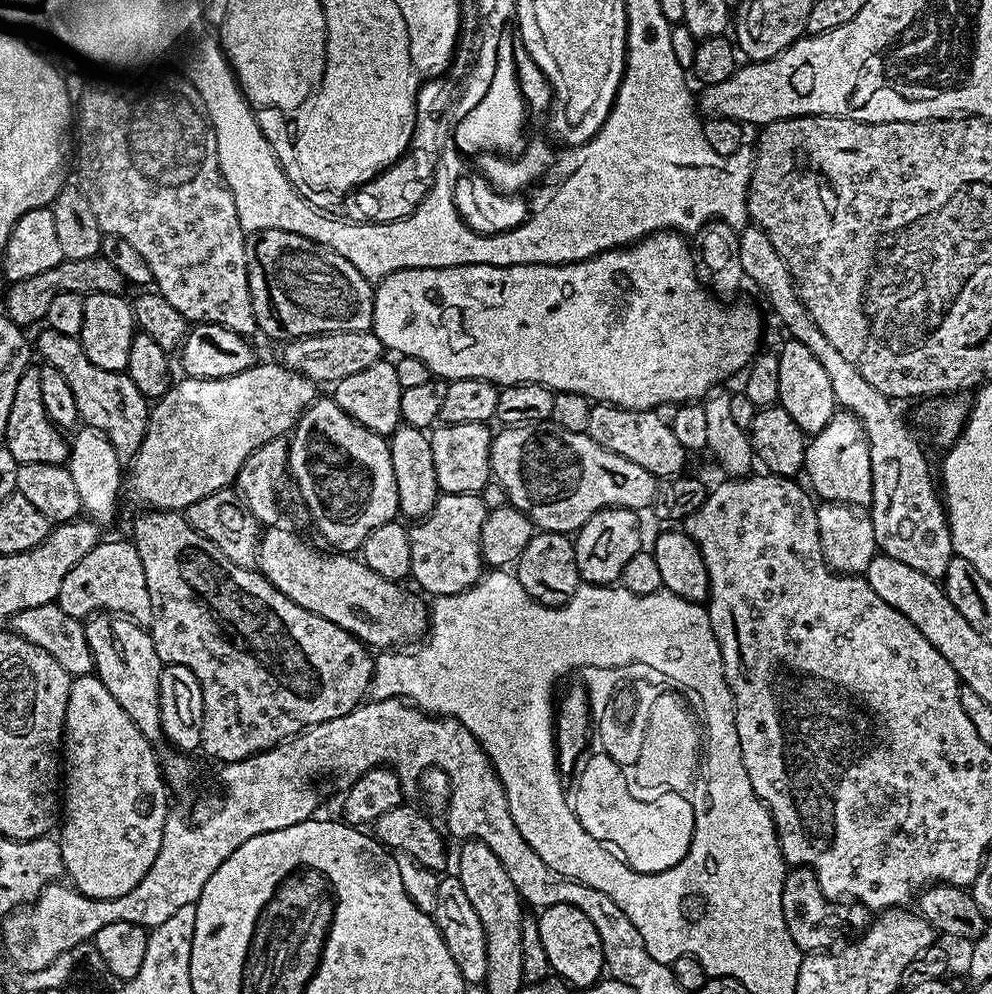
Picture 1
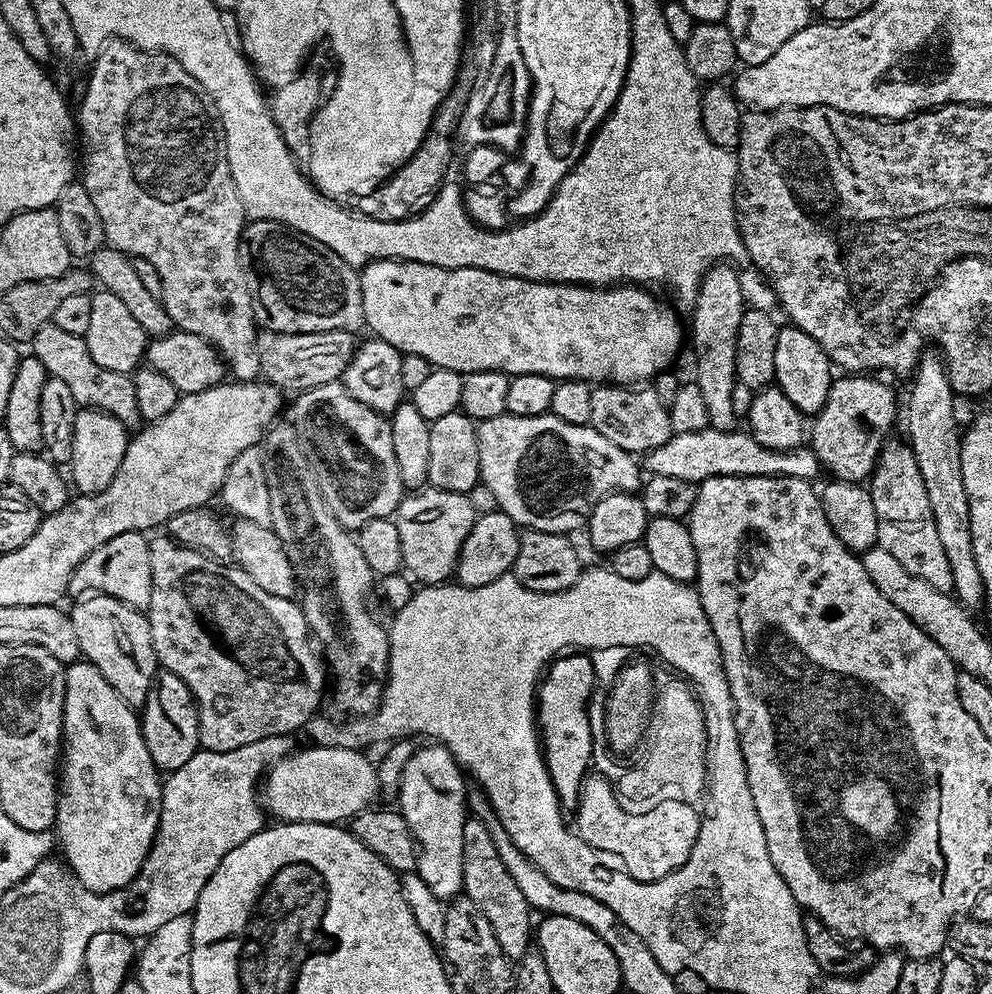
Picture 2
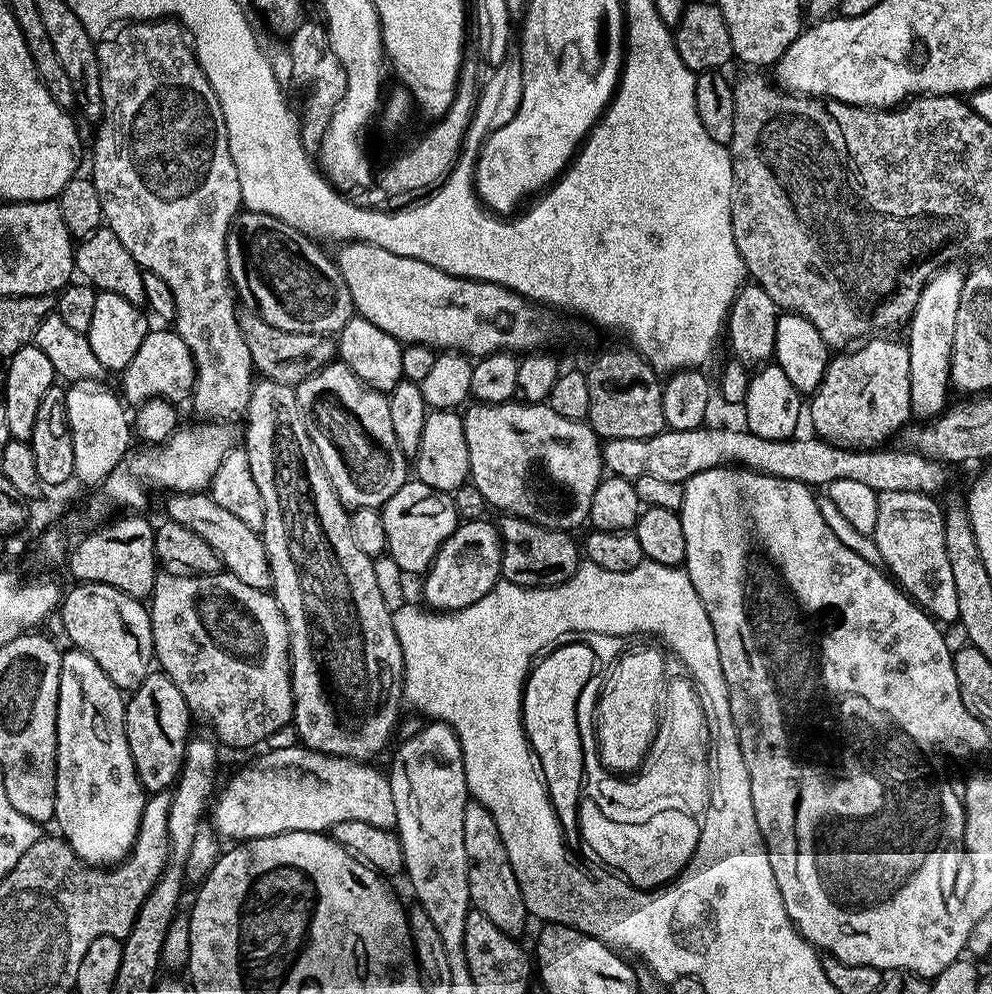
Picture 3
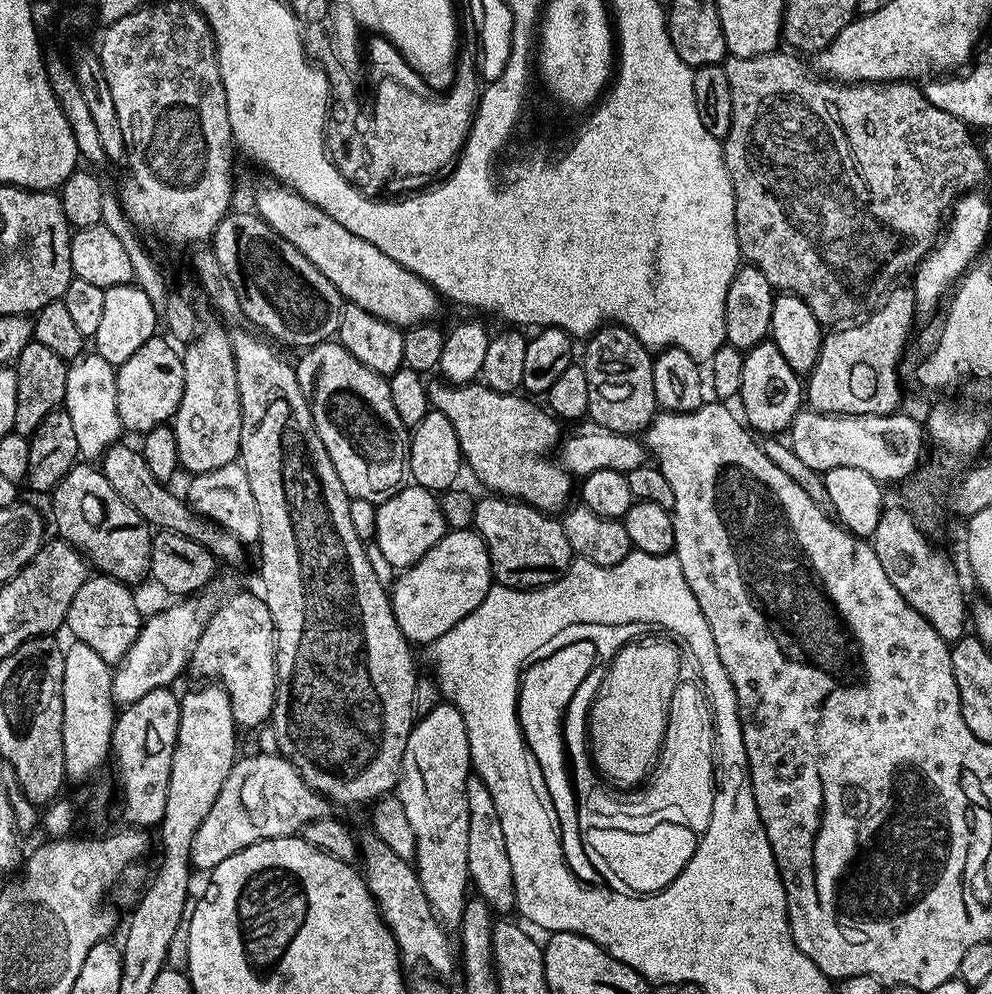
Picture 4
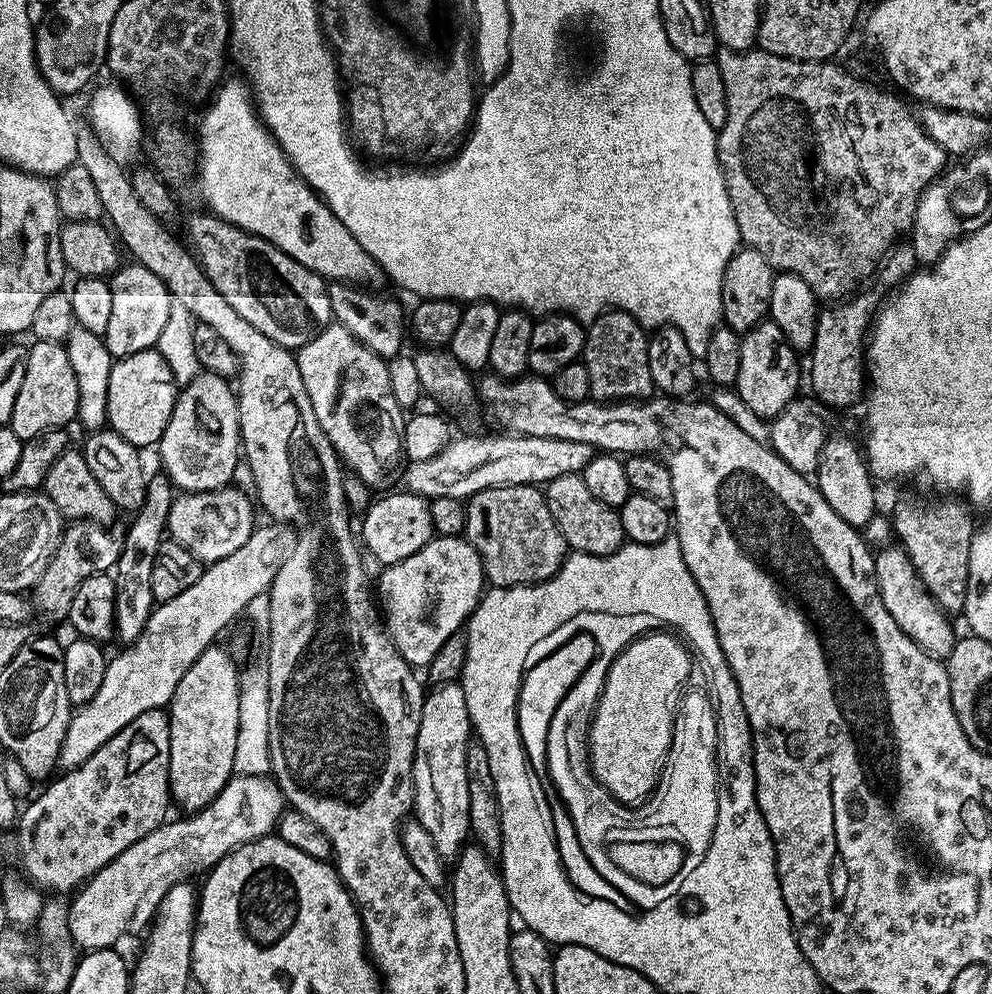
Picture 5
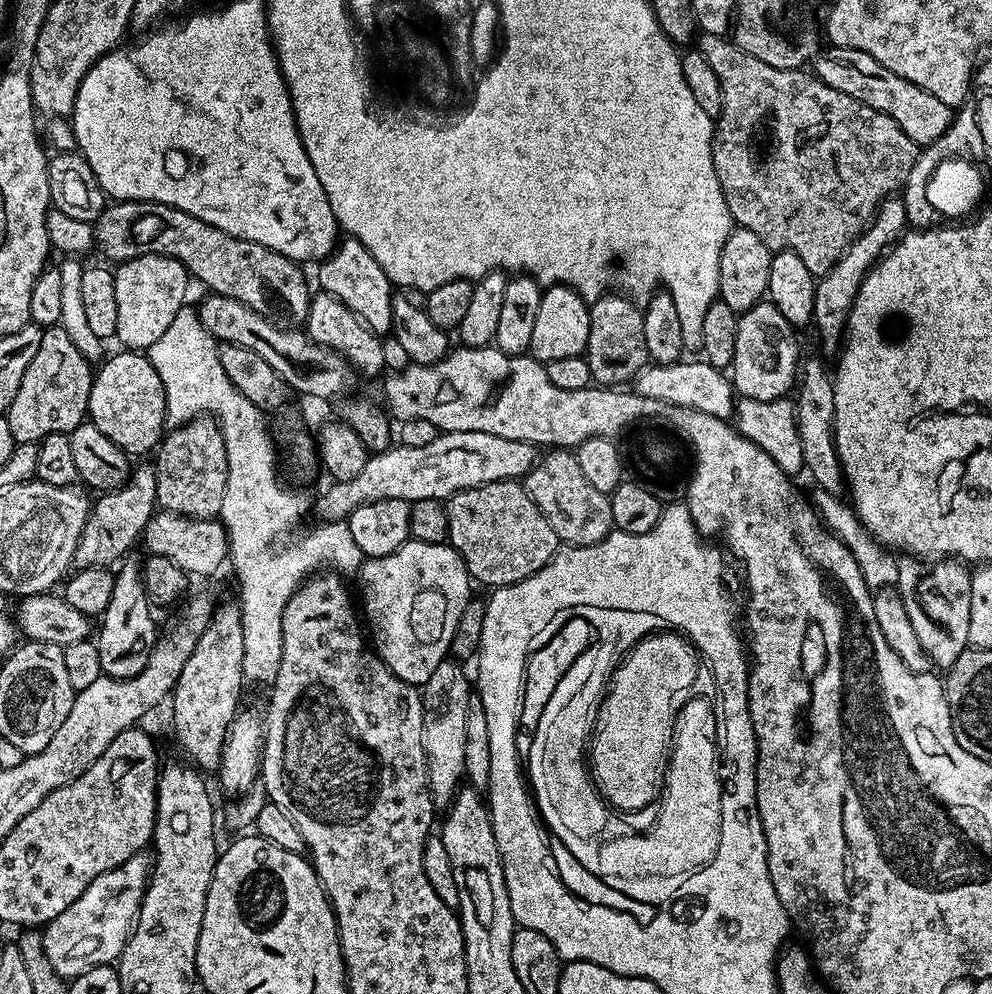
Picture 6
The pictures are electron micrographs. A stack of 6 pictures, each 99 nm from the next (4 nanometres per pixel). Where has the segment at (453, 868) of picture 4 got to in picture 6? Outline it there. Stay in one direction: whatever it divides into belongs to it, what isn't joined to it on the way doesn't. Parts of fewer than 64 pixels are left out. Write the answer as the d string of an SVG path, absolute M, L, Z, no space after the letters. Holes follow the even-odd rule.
M445 658L430 674L430 678L422 686L424 702L424 721L422 722L422 750L428 771L428 792L432 795L432 803L437 809L447 809L456 796L464 780L464 749L466 743L466 714L470 710L470 698L474 694L470 676L464 673L465 665L452 658Z

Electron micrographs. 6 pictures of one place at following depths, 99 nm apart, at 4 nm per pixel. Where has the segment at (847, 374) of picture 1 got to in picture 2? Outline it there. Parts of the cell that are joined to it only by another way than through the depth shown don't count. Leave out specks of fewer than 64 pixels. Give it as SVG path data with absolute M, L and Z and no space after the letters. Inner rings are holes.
M888 442L880 449L880 459L876 461L876 471L870 477L870 491L877 515L876 544L898 558L914 578L930 582L934 590L952 592L950 561L946 559L946 550L938 539L938 530L934 526L934 510L930 510L930 501L926 496L925 483L909 445Z

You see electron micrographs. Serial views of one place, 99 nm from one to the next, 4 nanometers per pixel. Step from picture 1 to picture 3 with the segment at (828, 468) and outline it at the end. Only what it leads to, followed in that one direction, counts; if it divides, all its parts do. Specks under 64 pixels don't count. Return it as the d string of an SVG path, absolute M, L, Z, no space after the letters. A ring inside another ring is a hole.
M868 338L851 350L833 355L828 369L816 392L811 393L812 405L807 405L806 416L812 419L812 432L819 439L848 449L867 449L880 446L892 435L899 433L913 419L910 398L910 354L903 339Z

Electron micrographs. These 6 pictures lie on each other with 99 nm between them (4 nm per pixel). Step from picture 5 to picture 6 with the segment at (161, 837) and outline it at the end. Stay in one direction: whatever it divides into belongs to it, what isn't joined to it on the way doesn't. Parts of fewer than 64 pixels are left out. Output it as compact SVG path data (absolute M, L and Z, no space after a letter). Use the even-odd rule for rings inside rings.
M147 855L131 856L122 866L98 874L58 918L54 918L43 929L44 953L50 958L50 966L65 978L86 974L86 970L103 964L119 961L132 929L136 926L136 915L140 913L144 891L150 875L150 860Z

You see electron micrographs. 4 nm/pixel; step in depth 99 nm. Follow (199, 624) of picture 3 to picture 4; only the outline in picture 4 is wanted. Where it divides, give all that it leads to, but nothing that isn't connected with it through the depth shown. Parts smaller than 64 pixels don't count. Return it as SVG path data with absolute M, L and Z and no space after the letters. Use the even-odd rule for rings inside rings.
M236 592L204 622L204 633L192 651L190 672L218 682L230 698L237 729L267 725L276 705L276 631L270 610L259 595Z

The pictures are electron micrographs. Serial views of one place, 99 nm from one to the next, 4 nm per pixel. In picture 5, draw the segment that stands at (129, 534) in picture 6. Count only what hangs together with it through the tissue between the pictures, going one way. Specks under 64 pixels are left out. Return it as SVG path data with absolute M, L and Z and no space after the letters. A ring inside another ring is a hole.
M73 520L65 527L42 578L30 592L30 599L39 611L41 608L46 615L63 621L70 610L70 602L74 602L74 594L78 594L78 586L86 582L86 578L115 569L122 540L112 530L96 520Z

